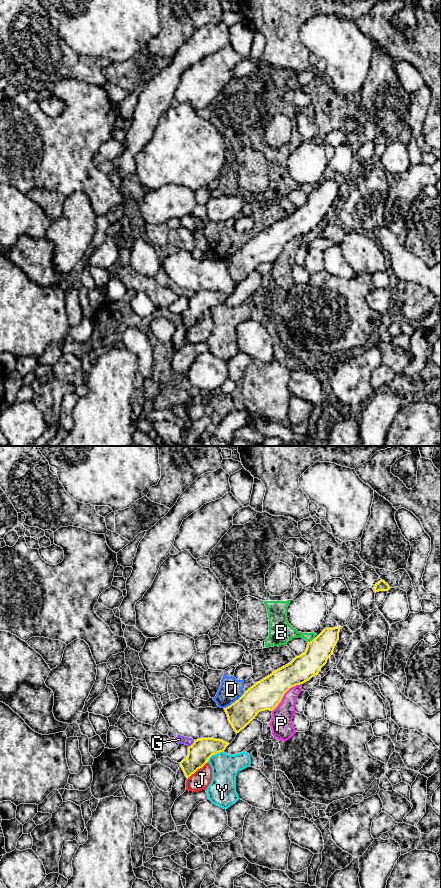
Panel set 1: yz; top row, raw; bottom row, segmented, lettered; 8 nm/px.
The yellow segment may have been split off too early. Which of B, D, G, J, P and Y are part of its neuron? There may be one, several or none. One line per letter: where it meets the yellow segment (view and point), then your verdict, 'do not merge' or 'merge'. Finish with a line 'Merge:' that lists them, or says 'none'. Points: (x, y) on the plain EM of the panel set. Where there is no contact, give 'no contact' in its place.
B: contact yz (310, 193); do not merge
D: contact yz (235, 253); do not merge
G: contact yz (192, 296); do not merge
J: contact yz (197, 321); do not merge
P: contact yz (284, 245); do not merge
Y: contact yz (214, 306); do not merge
Merge: none

